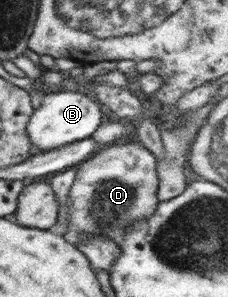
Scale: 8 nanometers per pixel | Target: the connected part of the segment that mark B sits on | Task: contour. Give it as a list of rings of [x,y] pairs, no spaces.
[[[53,92],[45,94],[39,108],[34,109],[28,122],[28,139],[40,152],[48,152],[72,142],[91,138],[102,124],[102,112],[98,102],[77,92]]]

